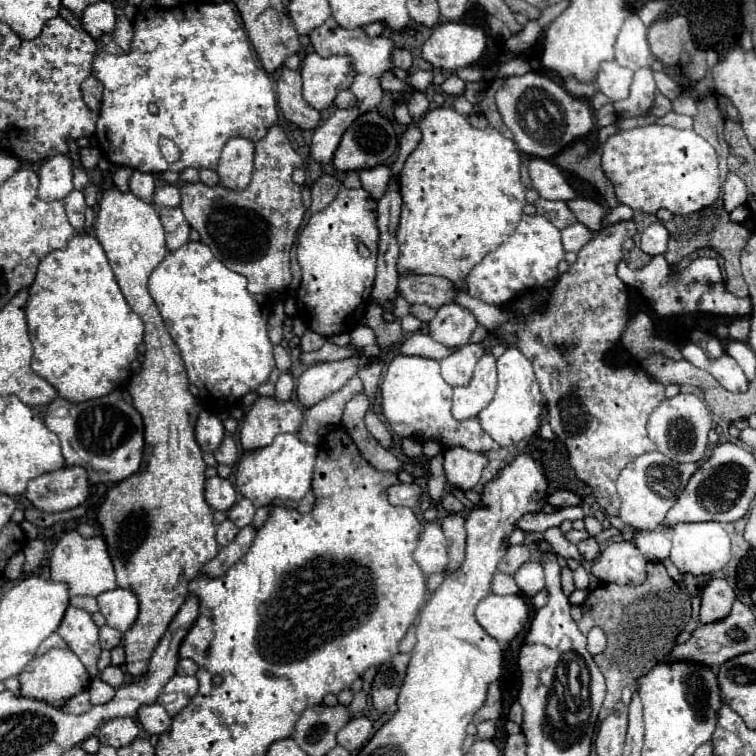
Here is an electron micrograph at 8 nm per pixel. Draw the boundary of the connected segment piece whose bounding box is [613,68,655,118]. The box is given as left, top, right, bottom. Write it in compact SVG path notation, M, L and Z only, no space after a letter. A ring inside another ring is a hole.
M641 68L641 70L635 72L629 98L619 100L613 106L615 106L615 110L621 118L631 118L631 116L647 114L649 108L653 106L653 100L655 100L653 70L651 68Z

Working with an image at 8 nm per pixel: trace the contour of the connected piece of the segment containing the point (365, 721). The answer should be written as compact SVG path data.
M365 716L353 718L339 730L337 744L347 750L359 750L371 738L371 728L373 728L373 724L369 718L365 718Z

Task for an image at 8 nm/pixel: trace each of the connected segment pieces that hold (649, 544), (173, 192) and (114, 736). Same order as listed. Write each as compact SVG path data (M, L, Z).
M663 530L633 532L633 542L649 562L663 562L665 558L669 558L671 540Z
M159 184L155 190L155 204L165 206L165 208L177 208L181 204L179 198L179 188L173 184Z
M113 718L99 728L97 738L101 744L121 748L131 744L137 738L137 734L139 734L139 728L133 718Z

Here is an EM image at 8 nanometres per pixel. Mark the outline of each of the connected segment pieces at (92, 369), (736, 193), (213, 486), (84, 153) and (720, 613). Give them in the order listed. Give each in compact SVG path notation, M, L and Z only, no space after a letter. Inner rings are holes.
M77 234L67 242L65 250L55 250L41 260L37 276L29 286L25 316L33 342L31 368L37 376L45 378L61 398L69 402L101 398L129 378L129 364L137 358L137 348L143 342L143 322L123 298L109 260L95 236Z
M729 172L727 178L725 178L725 184L723 184L723 200L725 200L725 210L727 212L735 210L737 206L745 204L745 200L747 200L745 182L737 174L733 174L733 172Z
M213 476L205 482L205 500L213 510L227 512L237 502L237 492L227 478Z
M81 148L81 164L83 164L83 168L87 168L87 170L91 170L91 168L95 168L97 166L97 162L99 162L99 150L97 148Z
M713 578L701 592L701 622L715 622L731 612L735 592L723 578Z

